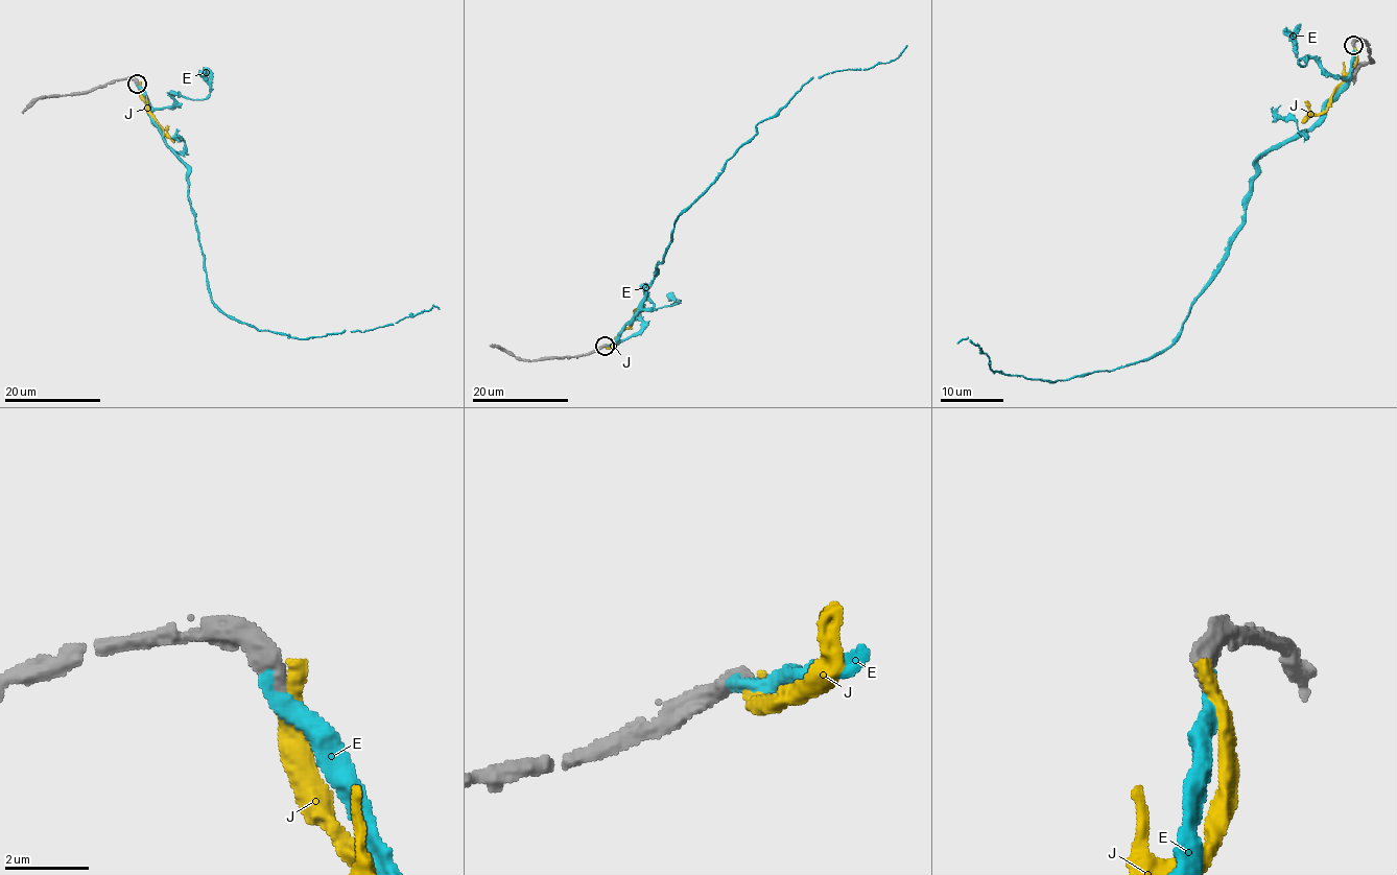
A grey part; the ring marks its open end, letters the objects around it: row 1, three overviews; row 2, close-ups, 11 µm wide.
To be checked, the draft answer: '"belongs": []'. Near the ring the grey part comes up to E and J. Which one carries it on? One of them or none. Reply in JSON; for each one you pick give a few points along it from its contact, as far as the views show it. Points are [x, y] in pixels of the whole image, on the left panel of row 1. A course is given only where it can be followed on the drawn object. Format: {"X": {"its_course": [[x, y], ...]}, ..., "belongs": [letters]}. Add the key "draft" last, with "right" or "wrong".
{"E": {"its_course": [[138, 83], [150, 119], [188, 172], [206, 280], [222, 312], [257, 329], [304, 338], [361, 332], [439, 309]]}, "belongs": ["E"], "draft": "wrong"}

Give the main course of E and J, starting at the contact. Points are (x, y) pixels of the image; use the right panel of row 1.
E: (1353, 44), (1325, 112), (1257, 162), (1242, 228), (1167, 348), (1054, 381), (994, 373), (956, 343)
J: (1353, 45), (1355, 68), (1324, 110), (1312, 114), (1301, 123)

